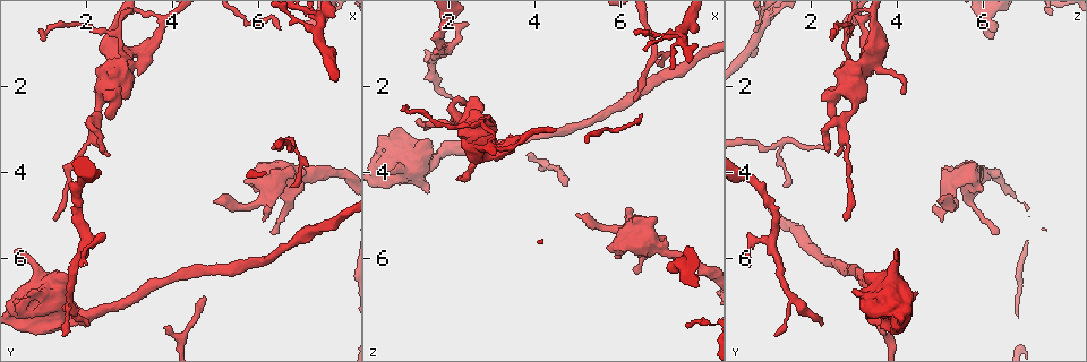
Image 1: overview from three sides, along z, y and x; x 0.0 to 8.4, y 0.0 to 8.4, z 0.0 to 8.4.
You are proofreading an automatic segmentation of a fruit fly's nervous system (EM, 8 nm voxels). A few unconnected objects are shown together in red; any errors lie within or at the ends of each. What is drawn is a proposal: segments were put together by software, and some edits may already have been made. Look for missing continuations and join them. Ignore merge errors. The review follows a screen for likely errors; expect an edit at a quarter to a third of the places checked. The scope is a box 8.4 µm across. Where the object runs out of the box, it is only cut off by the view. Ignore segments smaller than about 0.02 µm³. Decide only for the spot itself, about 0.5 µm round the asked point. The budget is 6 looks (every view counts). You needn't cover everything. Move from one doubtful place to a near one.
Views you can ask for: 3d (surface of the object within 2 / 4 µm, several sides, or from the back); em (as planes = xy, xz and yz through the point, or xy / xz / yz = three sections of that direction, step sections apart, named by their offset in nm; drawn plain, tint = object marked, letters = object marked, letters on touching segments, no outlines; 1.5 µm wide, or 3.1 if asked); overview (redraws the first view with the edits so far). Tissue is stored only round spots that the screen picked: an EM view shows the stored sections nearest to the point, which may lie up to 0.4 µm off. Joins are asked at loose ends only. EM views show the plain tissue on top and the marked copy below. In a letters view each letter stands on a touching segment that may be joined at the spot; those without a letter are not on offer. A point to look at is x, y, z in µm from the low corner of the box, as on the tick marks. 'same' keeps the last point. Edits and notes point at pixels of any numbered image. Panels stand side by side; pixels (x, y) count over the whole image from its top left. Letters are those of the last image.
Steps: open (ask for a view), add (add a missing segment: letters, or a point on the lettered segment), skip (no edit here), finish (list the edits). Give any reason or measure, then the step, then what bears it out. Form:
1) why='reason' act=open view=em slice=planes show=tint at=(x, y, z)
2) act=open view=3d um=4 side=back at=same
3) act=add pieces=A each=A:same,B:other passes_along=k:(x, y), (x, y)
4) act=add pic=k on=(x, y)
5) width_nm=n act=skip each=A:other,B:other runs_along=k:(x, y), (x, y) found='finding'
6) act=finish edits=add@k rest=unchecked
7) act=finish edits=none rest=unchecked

why='an open end' act=open view=em slice=yz step=8 show=letters at=(2.05, 7.55, 2.20)

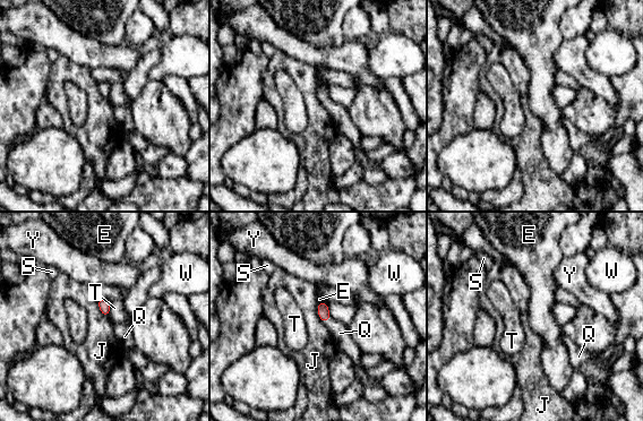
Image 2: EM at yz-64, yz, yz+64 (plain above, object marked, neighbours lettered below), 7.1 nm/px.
act=add pieces=Q each=E:other,J:other,Q:same,S:other,T:other,W:other,Y:other passes_along=2:(323, 310), (327, 319), (340, 333) found='it goes on there'

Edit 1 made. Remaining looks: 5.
act=open view=overview

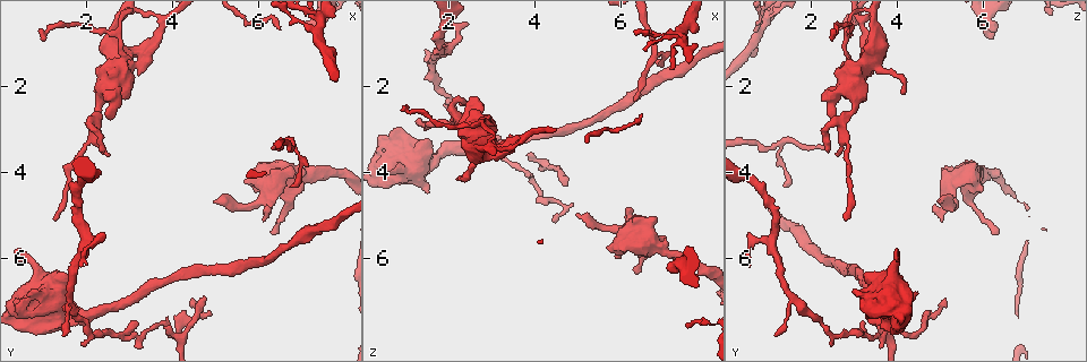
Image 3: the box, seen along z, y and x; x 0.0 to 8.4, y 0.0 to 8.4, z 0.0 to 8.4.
why='thick end' act=open view=em slice=xz step=4 show=letters at=(5.90, 4.40, 5.95)

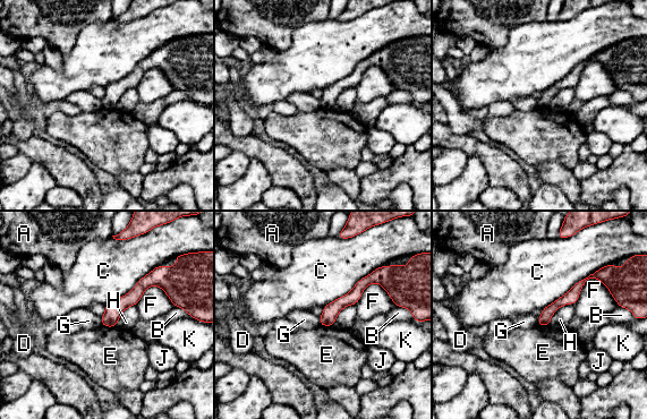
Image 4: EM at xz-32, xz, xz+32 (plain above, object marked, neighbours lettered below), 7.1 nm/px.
act=skip each=A:other,B:other,C:other,D:other,E:other,F:other,G:other,H:other,J:other,K:other runs_along=4:(164, 287), (147, 281), (103, 321) found='no lettered segment goes on from it'

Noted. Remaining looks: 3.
act=open view=em slice=planes show=letters at=(2.15, 2.10, 4.20)

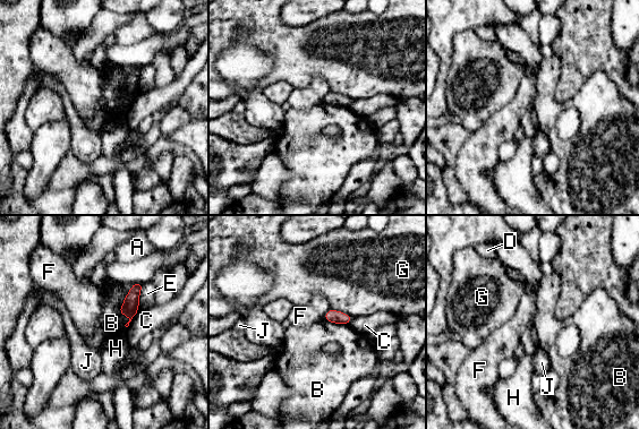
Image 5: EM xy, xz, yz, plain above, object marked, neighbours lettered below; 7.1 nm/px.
act=skip each=A:other,B:other,C:other,D:other,E:other,F:other,G:other,H:other,J:other border=5:(133, 284), (119, 310), (126, 327) found='no lettered segment goes on from it'

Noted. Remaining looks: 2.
act=finish edits=add@2 rest=unchecked

